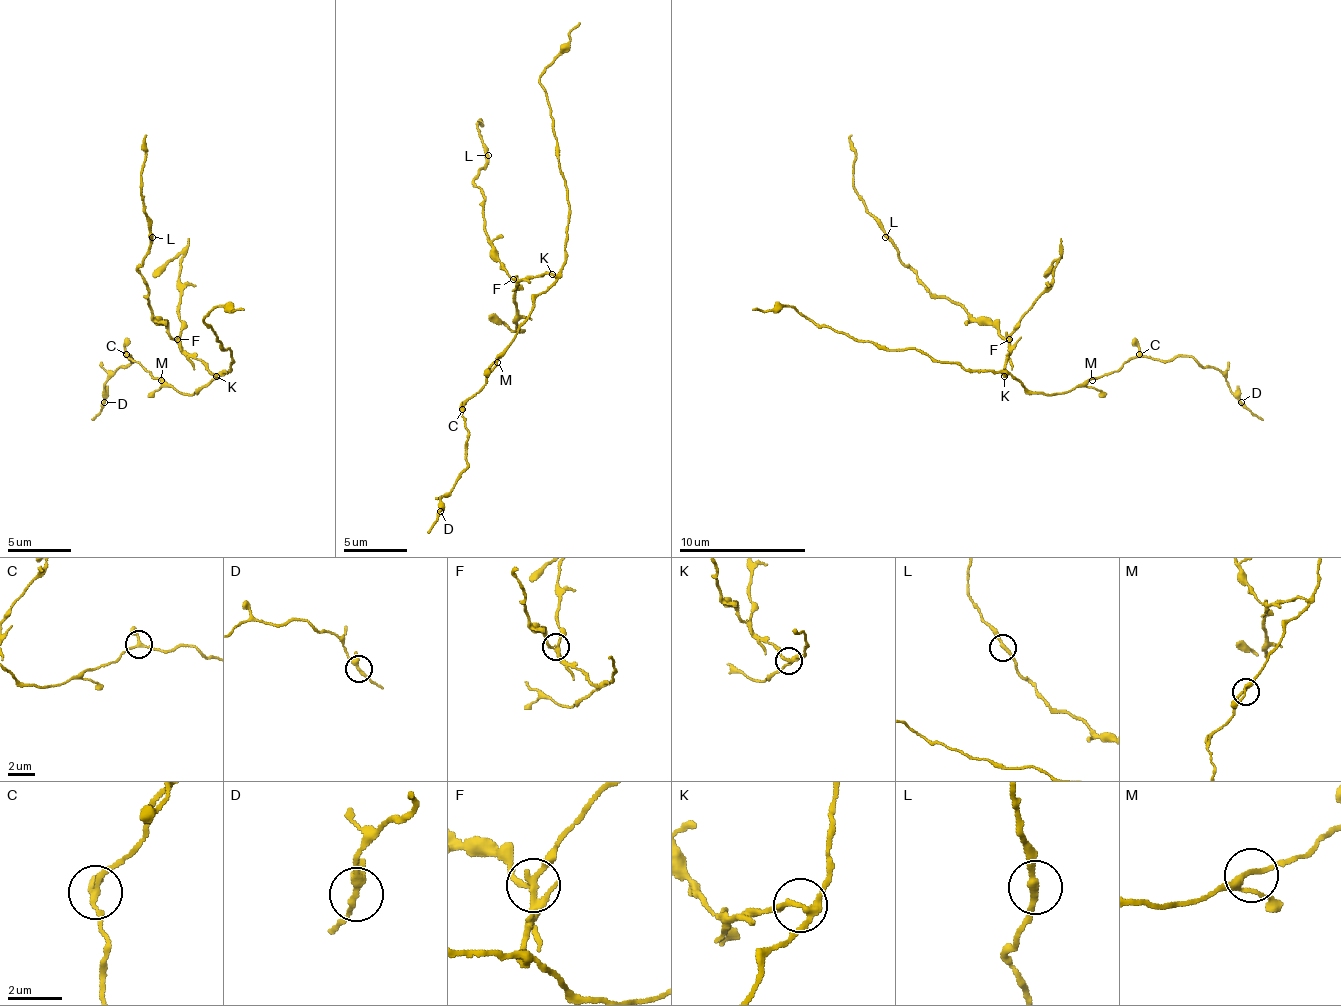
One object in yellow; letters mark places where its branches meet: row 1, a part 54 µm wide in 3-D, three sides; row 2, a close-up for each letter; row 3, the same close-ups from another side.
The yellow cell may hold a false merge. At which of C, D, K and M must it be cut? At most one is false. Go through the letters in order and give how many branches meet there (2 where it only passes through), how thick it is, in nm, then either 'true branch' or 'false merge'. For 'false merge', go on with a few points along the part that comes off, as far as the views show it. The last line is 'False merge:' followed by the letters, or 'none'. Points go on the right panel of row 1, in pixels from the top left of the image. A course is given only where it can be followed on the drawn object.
C: branches 3; calibre 190 nm; true branch
D: branches 3; calibre 260 nm; true branch
K: branches 3; calibre 240 nm; false merge; course (1003, 377), (1009, 354), (1003, 335), (958, 304), (936, 297), (895, 250), (854, 186), (854, 142), (847, 136)
M: branches 3; calibre 200 nm; true branch
False merge: K

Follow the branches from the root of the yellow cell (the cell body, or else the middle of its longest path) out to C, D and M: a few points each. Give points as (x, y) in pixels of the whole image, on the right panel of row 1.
C: (1003, 373), (1012, 373), (1034, 392), (1066, 392), (1114, 373), (1126, 361), (1139, 354)
D: (1003, 373), (1012, 373), (1034, 392), (1066, 392), (1114, 373), (1133, 358), (1193, 358), (1215, 367), (1241, 402)
M: (1003, 373), (1012, 373), (1034, 392), (1066, 392), (1085, 386), (1092, 380)

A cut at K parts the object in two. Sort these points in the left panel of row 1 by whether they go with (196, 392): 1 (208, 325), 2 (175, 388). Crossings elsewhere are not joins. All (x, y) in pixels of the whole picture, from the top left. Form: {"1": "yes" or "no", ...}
{"1": "yes", "2": "yes"}

